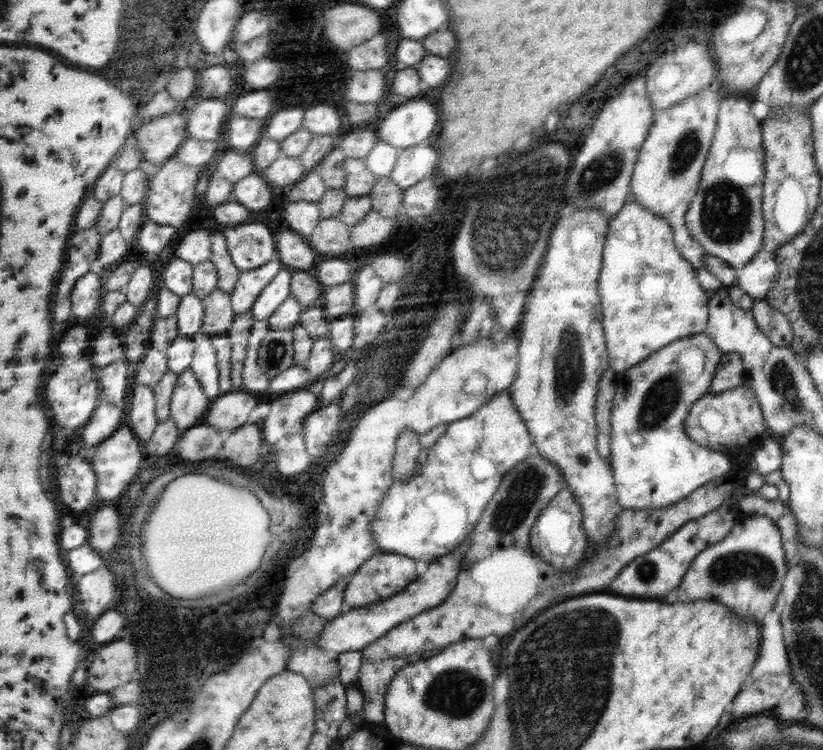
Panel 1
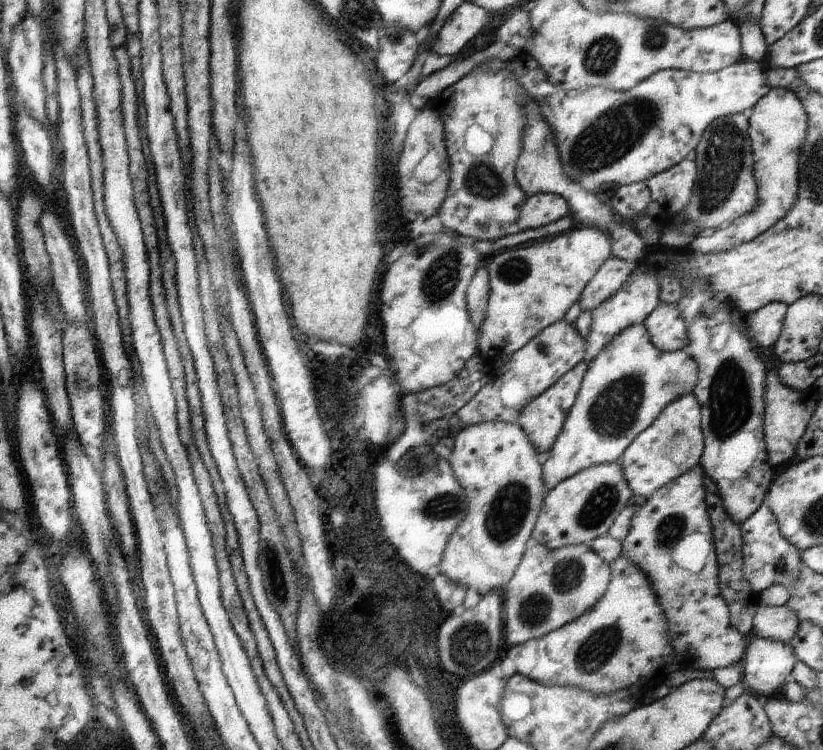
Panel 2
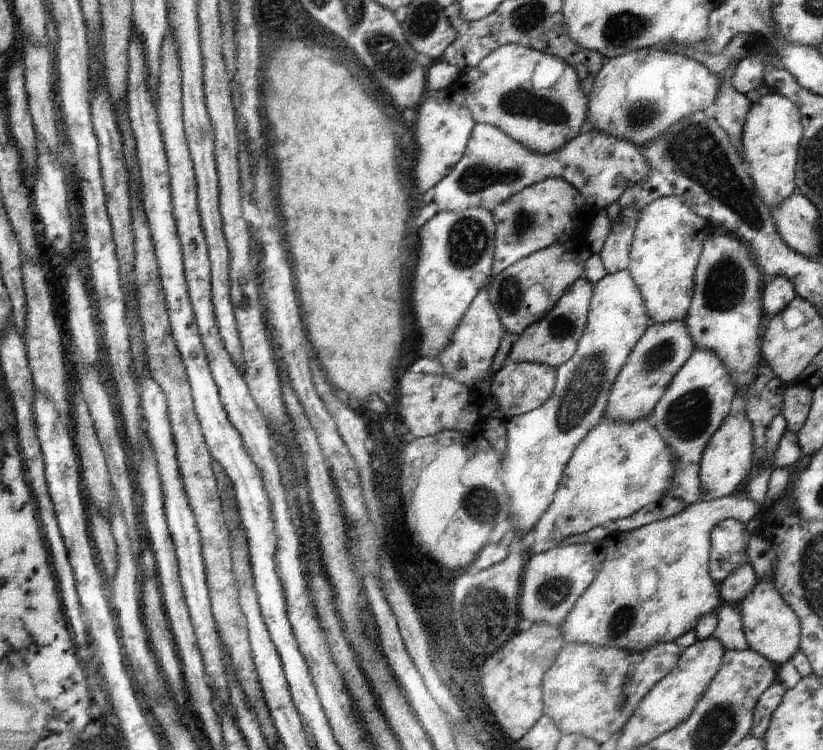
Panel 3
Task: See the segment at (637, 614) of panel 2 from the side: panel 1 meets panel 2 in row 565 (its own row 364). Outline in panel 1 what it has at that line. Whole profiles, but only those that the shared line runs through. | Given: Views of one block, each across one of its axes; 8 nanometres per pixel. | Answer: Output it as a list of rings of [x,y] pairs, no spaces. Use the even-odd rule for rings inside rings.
[[[631,198],[609,220],[609,230],[604,239],[598,295],[609,366],[616,375],[620,375],[674,340],[703,332],[709,319],[707,310],[711,294],[702,289],[694,265],[678,251],[670,222]]]

